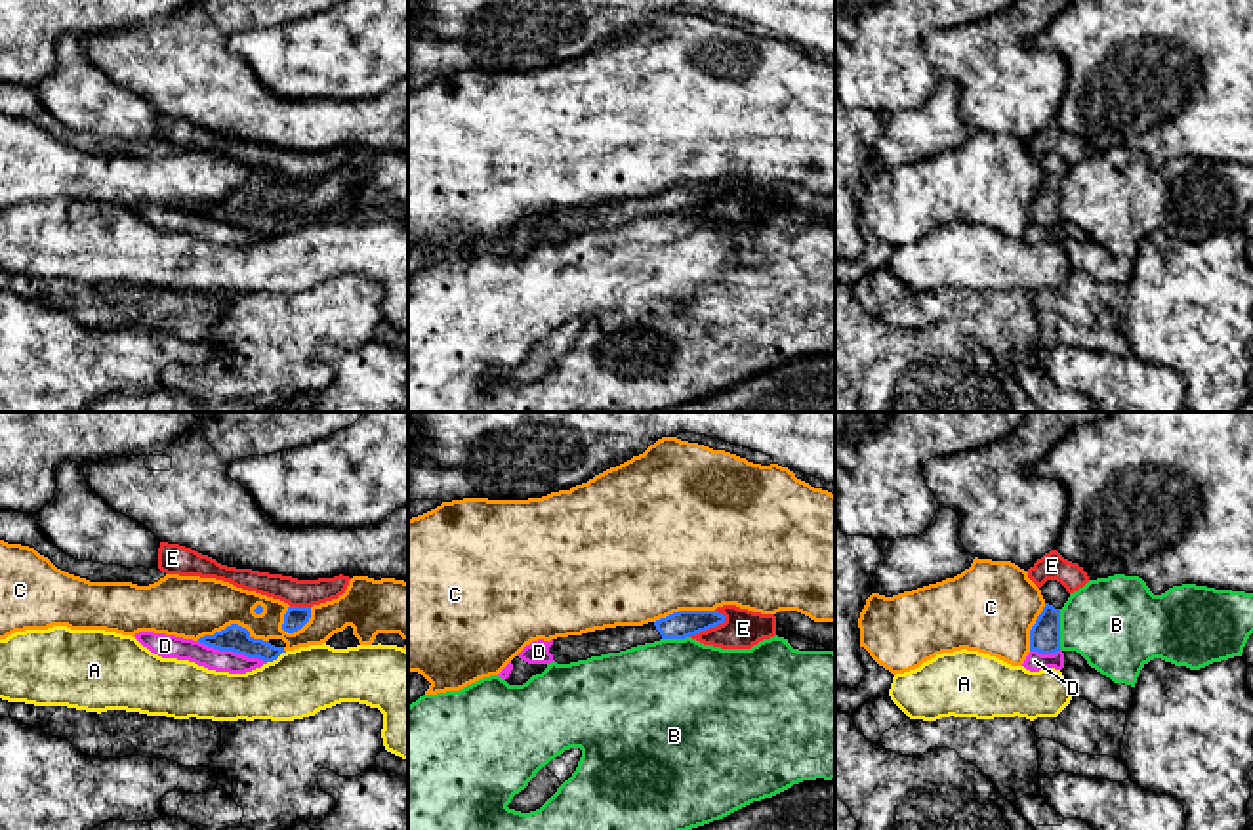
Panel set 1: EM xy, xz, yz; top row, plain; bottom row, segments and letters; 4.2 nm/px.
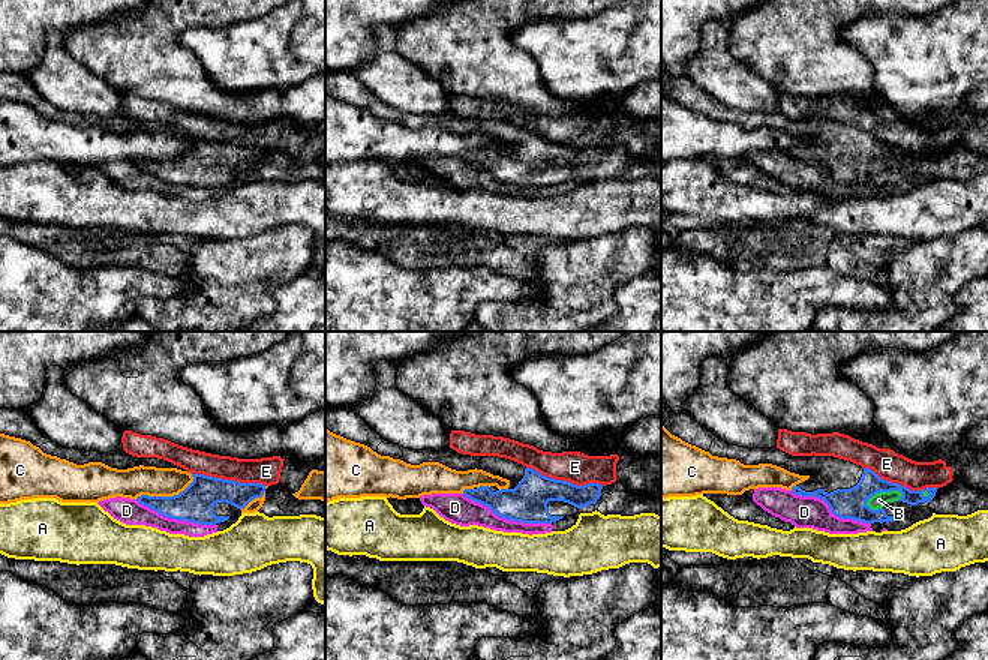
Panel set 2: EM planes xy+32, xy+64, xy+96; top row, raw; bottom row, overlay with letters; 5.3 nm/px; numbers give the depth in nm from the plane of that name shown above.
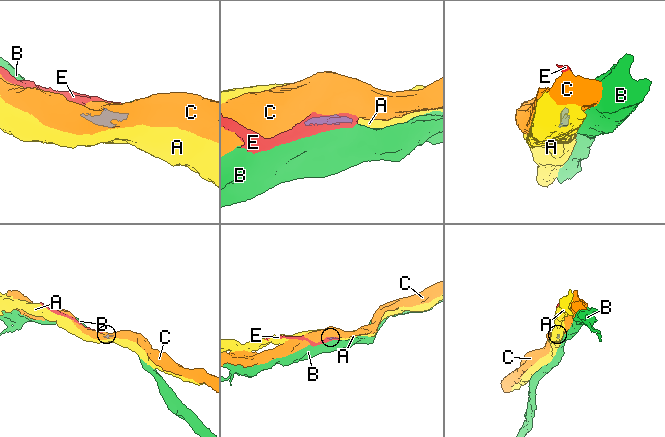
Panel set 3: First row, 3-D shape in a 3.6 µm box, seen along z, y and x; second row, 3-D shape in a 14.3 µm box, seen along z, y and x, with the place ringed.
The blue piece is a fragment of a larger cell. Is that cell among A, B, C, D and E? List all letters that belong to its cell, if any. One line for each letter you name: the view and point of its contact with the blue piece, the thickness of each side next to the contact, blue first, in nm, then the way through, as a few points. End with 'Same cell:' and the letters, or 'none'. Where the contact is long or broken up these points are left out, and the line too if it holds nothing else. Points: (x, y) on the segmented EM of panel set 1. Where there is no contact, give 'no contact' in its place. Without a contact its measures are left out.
Same cell: none

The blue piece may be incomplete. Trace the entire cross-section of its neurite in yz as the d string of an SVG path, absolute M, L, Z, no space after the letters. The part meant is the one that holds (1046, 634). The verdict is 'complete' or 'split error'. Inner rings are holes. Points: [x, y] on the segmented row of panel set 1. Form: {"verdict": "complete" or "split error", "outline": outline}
{"verdict": "split error", "outline": "M1047 580L1041 588L1045 607L1030 630L1030 651L1053 654L1060 651L1060 609L1070 593L1057 580Z"}

